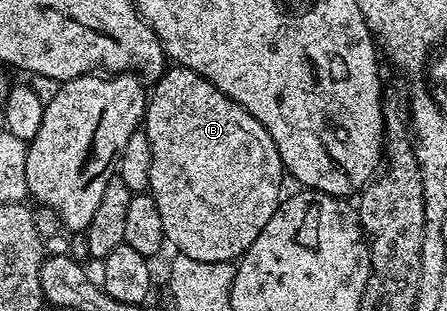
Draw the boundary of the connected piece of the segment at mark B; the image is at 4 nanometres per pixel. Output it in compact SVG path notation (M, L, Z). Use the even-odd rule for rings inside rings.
M173 65L165 69L155 79L150 97L144 108L142 129L150 140L150 184L148 190L158 204L162 215L162 228L165 239L177 247L179 253L190 256L199 262L232 262L245 254L258 240L258 232L266 228L270 216L280 207L282 193L280 185L286 179L286 171L278 156L278 148L246 112L230 96L226 96L210 80L185 66Z

